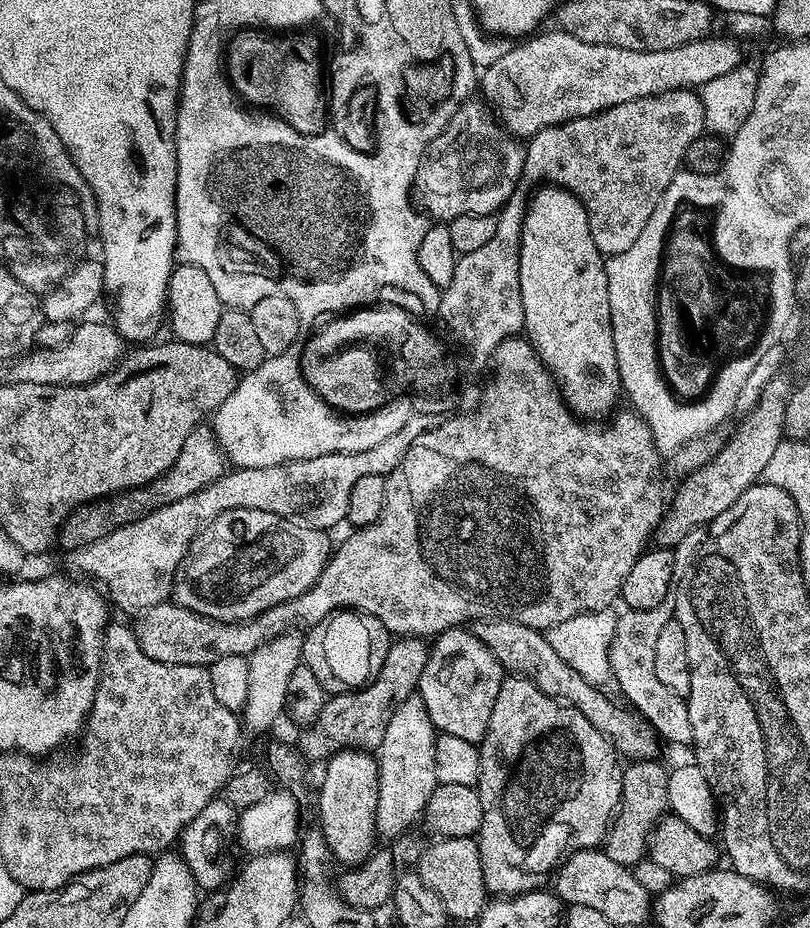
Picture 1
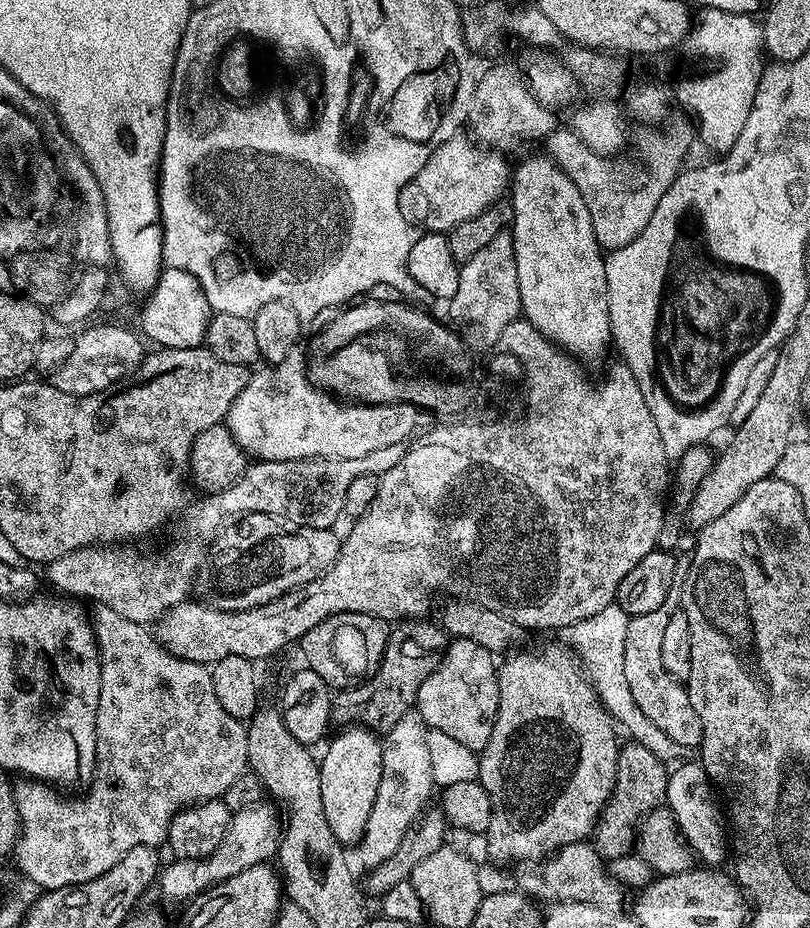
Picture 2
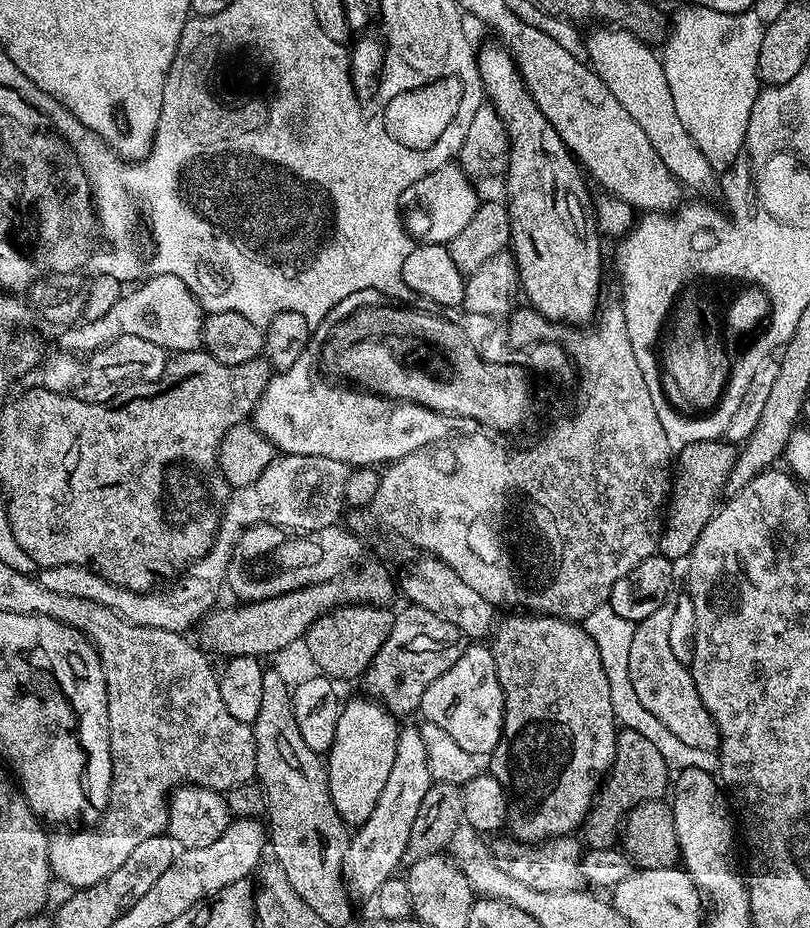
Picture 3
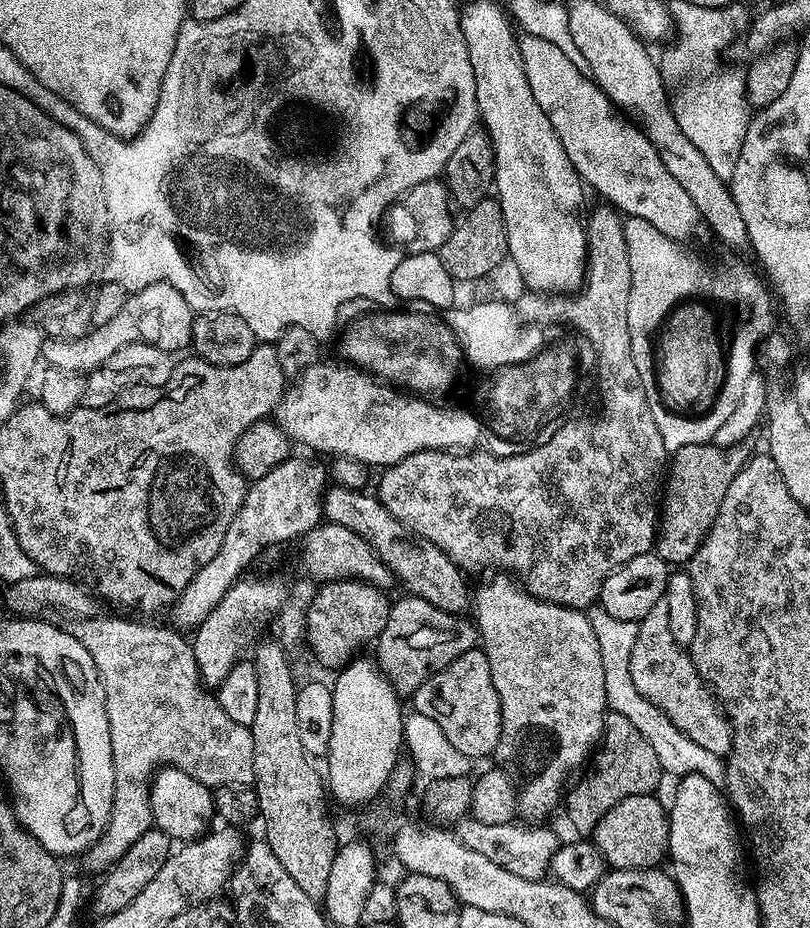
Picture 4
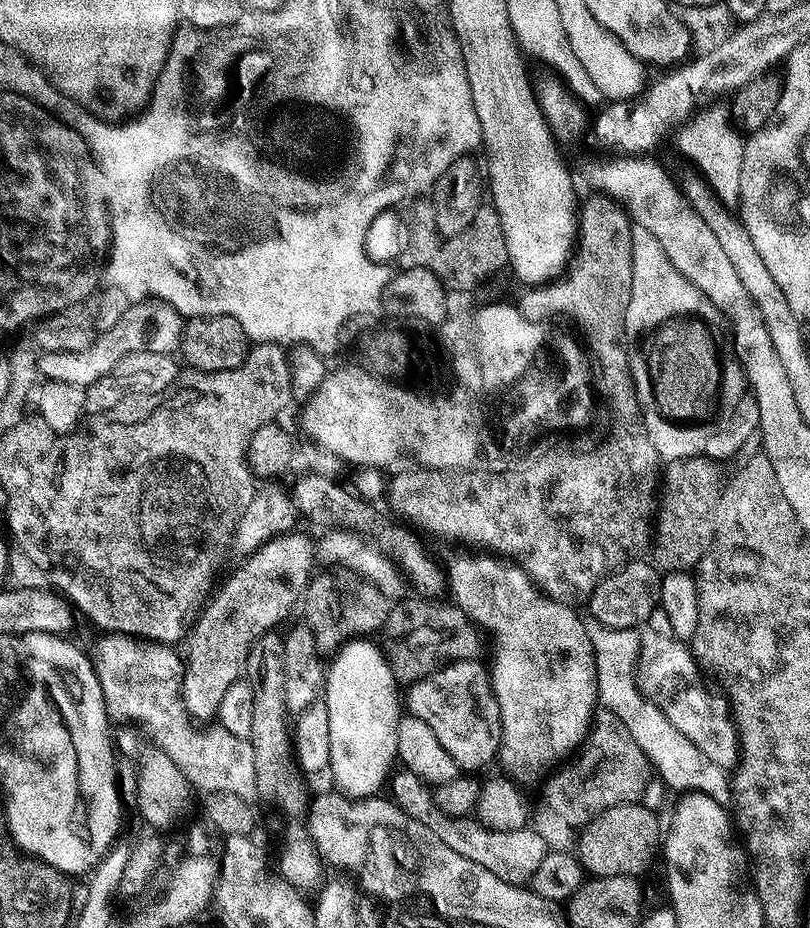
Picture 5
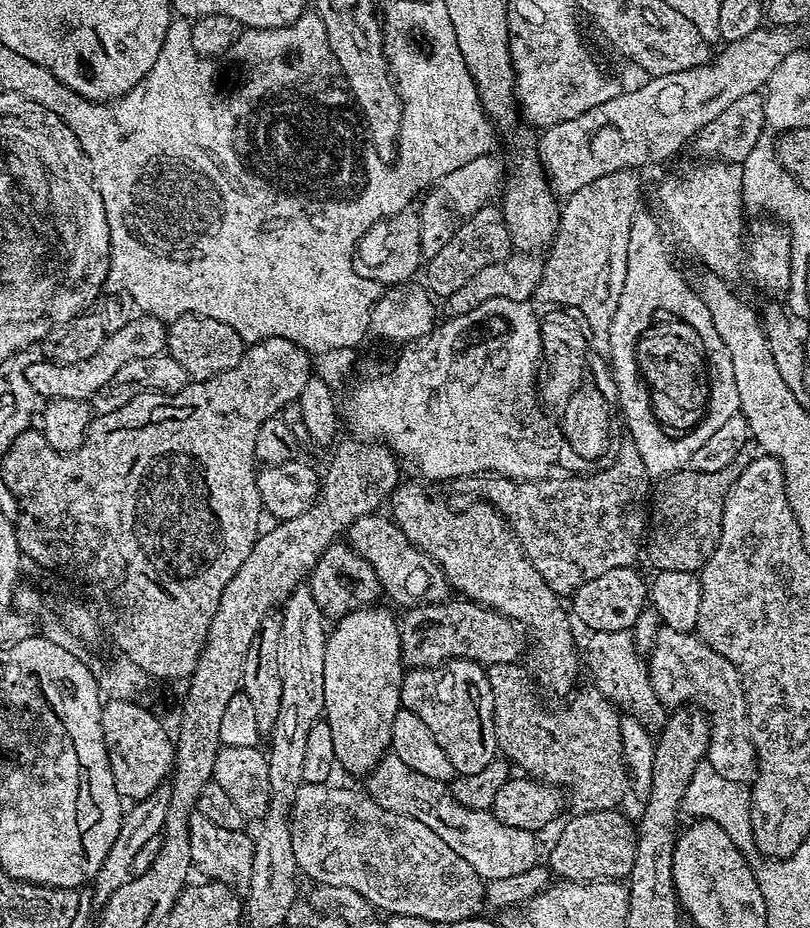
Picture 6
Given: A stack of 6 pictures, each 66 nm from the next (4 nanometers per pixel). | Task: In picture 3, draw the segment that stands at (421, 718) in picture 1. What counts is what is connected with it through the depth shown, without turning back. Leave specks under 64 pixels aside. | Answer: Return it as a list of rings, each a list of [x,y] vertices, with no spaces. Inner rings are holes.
[[[401,727],[394,762],[390,766],[390,778],[386,778],[386,786],[382,786],[382,794],[378,794],[374,814],[370,814],[366,823],[359,825],[351,835],[343,858],[345,887],[353,897],[373,897],[382,882],[391,879],[395,873],[392,871],[403,863],[411,823],[417,817],[426,790],[430,790],[432,783],[430,766],[426,762],[426,746],[422,746],[419,727]]]

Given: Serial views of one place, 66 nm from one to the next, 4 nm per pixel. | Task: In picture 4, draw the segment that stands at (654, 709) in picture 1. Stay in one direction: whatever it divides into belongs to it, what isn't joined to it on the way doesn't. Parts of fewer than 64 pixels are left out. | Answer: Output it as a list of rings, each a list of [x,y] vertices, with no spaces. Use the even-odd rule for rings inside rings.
[[[663,603],[654,606],[650,614],[646,614],[637,623],[638,638],[634,642],[634,650],[630,654],[630,678],[634,678],[634,686],[642,698],[646,698],[655,708],[662,710],[682,734],[694,738],[698,746],[705,750],[710,750],[710,754],[724,758],[727,757],[728,751],[732,748],[732,725],[728,722],[728,717],[722,711],[715,695],[710,691],[704,679],[696,675],[696,668],[692,664],[692,657],[679,644],[674,642],[674,636],[670,634],[670,618],[666,614]]]

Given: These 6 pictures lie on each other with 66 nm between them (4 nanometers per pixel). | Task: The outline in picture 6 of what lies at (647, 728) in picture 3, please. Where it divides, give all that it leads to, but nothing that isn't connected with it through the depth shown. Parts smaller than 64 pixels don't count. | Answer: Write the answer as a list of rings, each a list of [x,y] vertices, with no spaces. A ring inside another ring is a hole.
[[[631,631],[592,632],[586,648],[586,672],[592,675],[591,683],[625,717],[633,716],[644,728],[659,730],[668,721],[670,712],[654,694],[648,666],[642,653],[636,649],[636,640]]]

